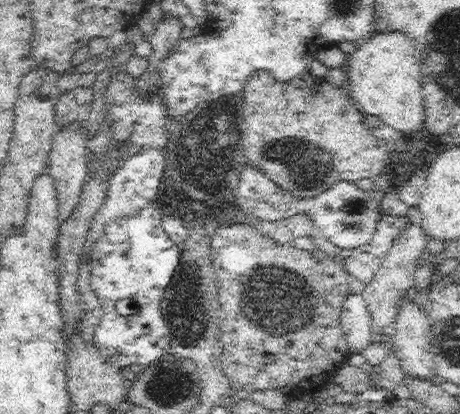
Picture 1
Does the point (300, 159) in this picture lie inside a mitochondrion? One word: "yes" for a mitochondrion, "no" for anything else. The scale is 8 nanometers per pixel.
yes

